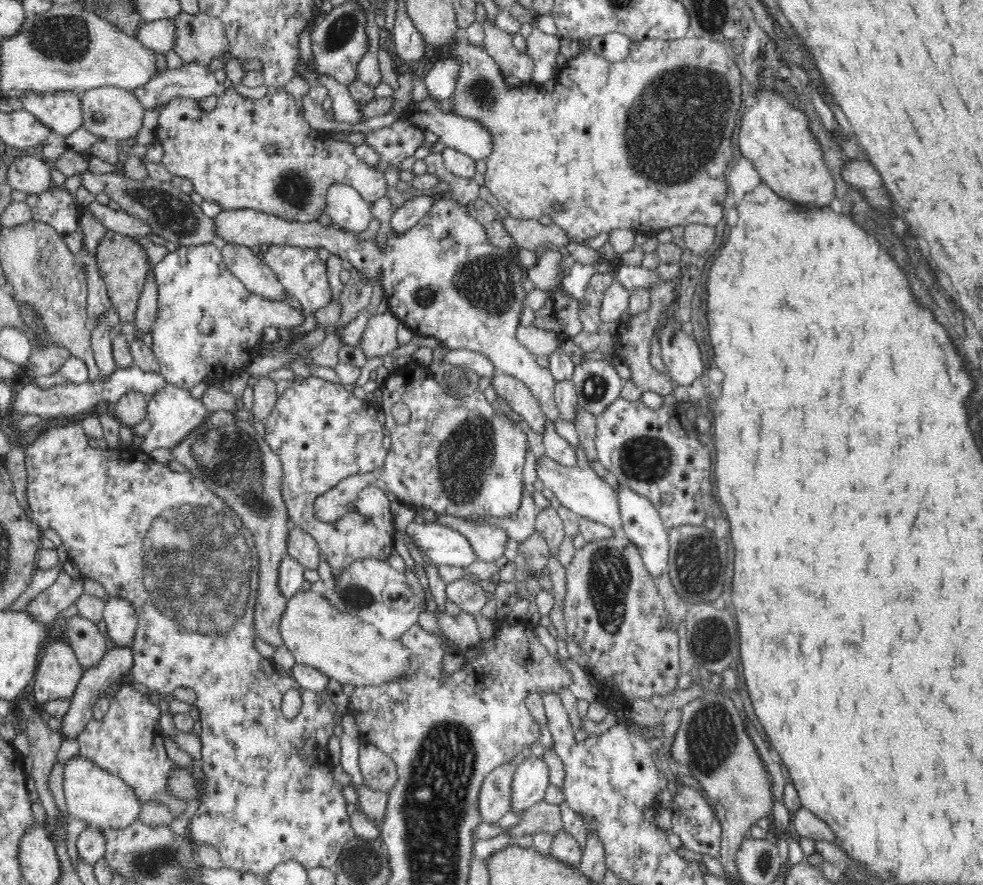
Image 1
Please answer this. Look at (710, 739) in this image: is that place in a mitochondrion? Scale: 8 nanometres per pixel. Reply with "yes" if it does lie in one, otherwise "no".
yes

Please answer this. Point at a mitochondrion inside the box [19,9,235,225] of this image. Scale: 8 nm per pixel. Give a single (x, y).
(66, 39)

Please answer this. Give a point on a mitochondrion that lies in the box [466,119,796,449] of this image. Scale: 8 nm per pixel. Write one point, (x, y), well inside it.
(594, 388)

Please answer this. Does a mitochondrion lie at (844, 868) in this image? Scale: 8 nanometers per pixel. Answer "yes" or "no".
no

